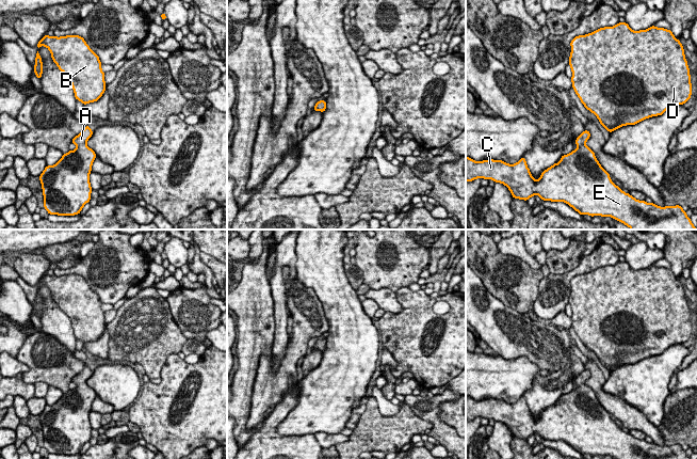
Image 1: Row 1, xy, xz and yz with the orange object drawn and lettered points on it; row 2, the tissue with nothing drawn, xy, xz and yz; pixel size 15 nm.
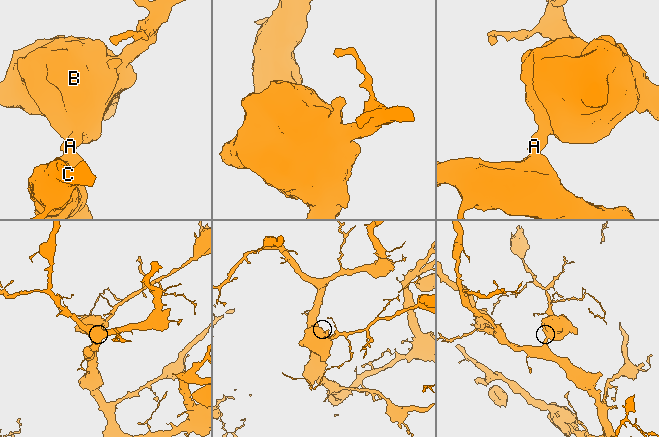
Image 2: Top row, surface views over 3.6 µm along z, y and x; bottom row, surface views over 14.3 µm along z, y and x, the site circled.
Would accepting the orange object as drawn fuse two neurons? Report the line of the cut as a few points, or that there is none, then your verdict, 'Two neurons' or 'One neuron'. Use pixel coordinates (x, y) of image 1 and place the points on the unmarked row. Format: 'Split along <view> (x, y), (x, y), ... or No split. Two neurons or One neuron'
No split. One neuron

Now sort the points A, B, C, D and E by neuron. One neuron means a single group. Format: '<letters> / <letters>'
A B C D E

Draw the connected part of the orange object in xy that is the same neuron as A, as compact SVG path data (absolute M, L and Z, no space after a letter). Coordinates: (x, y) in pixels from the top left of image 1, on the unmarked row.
M86 364L71 380L77 385L76 389L64 393L54 405L46 405L39 414L44 447L49 454L79 454L90 441L90 412L96 393L86 381L92 375L93 370Z

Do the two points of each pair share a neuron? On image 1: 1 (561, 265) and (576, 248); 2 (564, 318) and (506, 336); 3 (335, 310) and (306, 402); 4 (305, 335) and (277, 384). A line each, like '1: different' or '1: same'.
1: same
2: different
3: same
4: same

